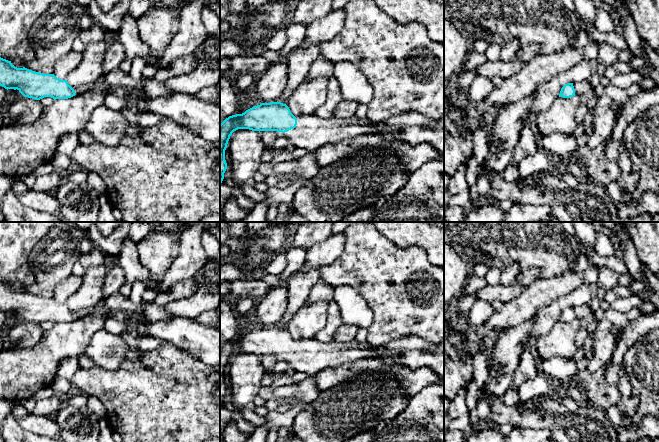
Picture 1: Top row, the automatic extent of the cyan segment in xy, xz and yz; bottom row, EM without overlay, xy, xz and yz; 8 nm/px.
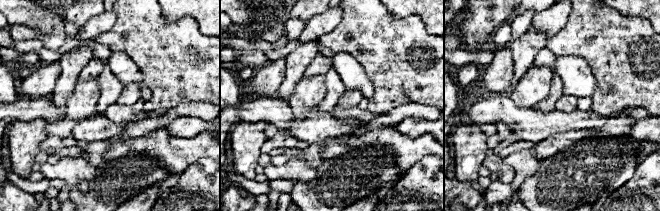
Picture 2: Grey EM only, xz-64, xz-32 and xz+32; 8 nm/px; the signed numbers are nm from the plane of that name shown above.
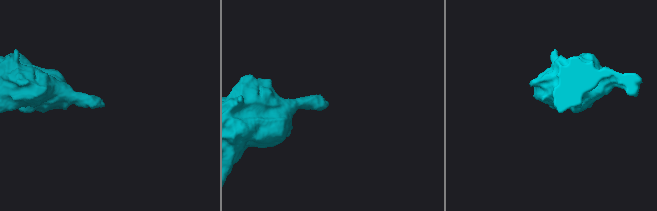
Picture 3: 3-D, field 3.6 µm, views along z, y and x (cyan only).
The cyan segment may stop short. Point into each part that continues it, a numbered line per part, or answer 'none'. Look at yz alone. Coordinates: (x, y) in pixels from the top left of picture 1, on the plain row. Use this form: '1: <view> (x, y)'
1: yz (584, 311)

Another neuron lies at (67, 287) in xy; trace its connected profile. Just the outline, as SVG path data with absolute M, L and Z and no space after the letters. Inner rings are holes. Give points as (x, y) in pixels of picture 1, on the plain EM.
M71 274L56 285L53 298L61 304L67 304L67 300L80 288L82 281L83 277Z

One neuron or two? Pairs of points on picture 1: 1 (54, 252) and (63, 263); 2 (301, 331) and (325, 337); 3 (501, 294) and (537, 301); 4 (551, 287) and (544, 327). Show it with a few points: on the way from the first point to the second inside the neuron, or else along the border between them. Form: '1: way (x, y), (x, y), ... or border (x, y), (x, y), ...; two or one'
1: way (55, 255), (60, 260); one
2: border (327, 313), (326, 324), (313, 338); two
3: border (525, 287), (517, 296), (503, 303); two
4: border (569, 293), (542, 306), (531, 318); two

